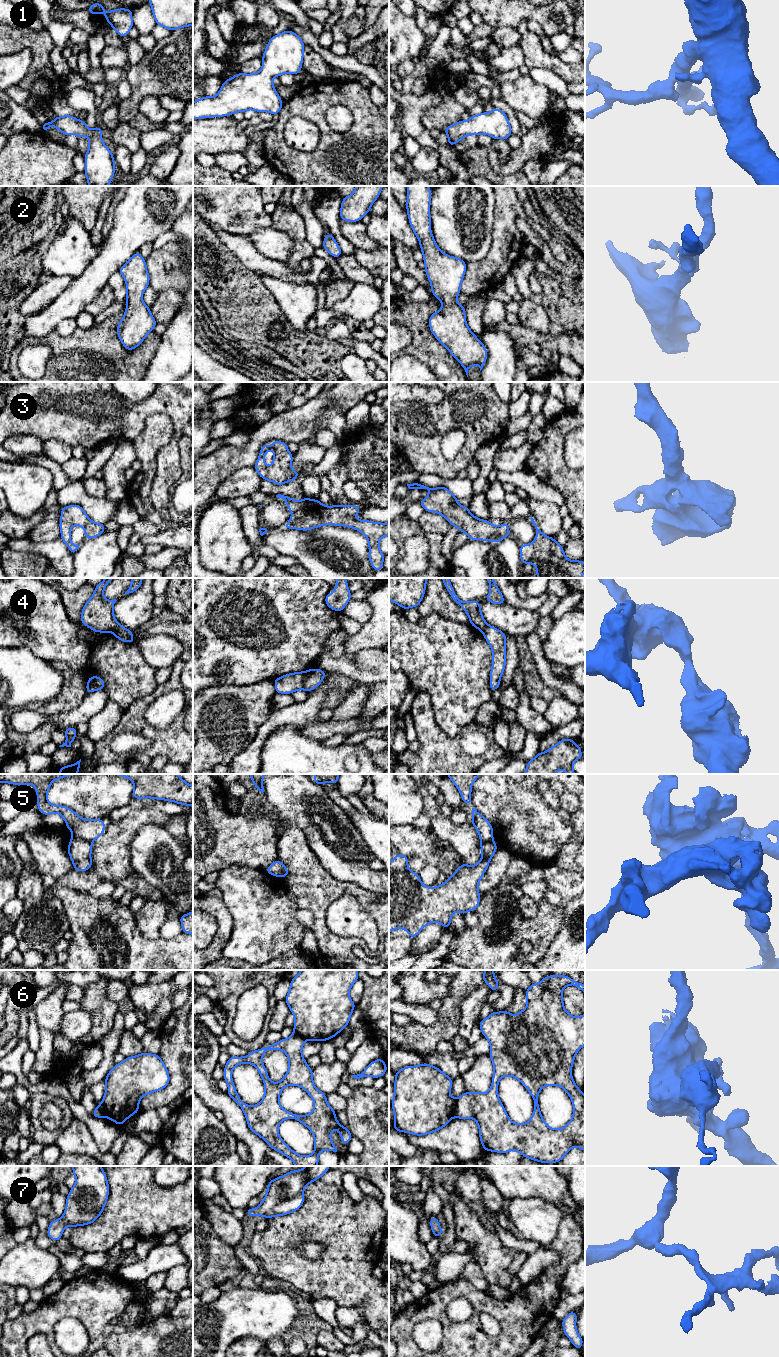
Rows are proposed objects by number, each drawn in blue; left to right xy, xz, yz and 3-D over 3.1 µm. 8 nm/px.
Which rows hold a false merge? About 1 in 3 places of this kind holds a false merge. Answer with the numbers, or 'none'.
4, 5, 6

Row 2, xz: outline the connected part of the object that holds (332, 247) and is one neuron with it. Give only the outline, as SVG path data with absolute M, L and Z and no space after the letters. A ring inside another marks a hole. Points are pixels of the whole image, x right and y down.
M330 232L324 236L322 247L333 257L338 258L342 255L342 251L337 244L336 240Z

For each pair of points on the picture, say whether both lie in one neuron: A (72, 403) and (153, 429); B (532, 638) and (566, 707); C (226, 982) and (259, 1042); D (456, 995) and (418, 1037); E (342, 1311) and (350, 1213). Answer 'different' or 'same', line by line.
A: different
B: different
C: same
D: same
E: different

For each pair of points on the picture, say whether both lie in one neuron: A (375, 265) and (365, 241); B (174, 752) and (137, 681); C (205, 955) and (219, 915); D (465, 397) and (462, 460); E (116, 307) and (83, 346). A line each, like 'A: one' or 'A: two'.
A: two
B: two
C: one
D: one
E: two

